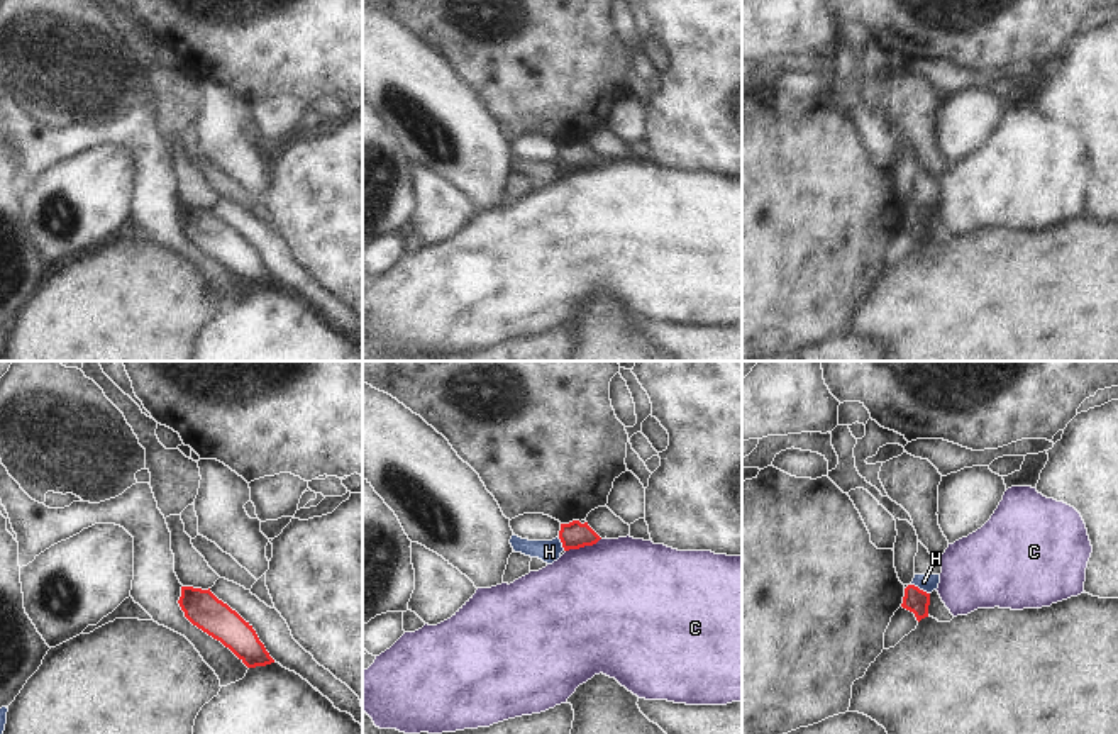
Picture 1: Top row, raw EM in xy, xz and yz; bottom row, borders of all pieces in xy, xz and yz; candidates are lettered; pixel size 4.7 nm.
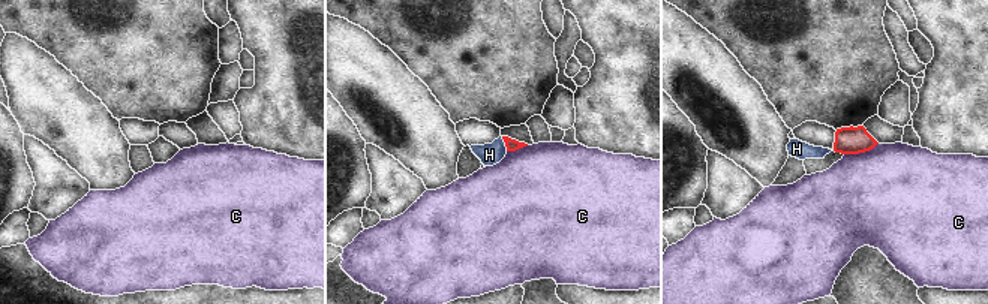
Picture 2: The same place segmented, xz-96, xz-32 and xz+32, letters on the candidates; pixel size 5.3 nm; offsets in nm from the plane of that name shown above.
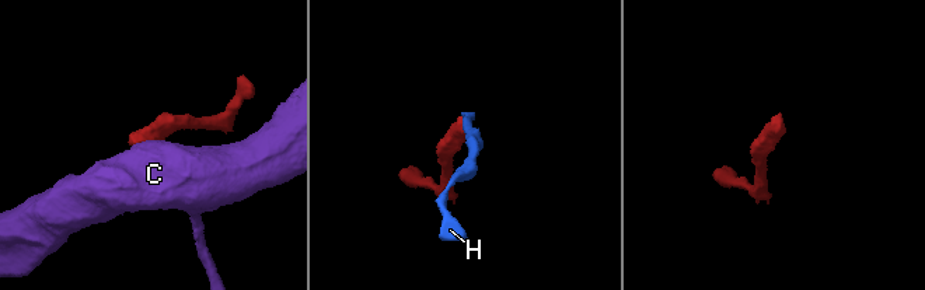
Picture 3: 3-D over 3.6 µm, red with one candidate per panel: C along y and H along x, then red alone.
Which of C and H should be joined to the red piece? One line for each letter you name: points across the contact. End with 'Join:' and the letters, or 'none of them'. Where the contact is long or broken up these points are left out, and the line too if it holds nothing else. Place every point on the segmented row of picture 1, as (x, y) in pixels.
Join: none of them.

